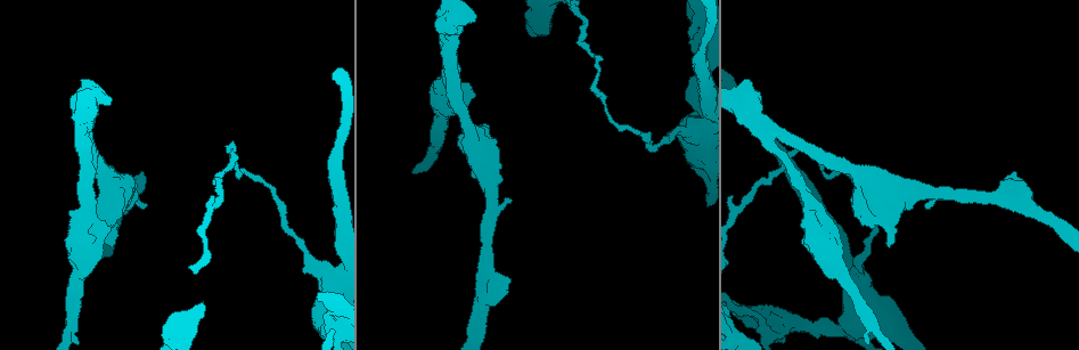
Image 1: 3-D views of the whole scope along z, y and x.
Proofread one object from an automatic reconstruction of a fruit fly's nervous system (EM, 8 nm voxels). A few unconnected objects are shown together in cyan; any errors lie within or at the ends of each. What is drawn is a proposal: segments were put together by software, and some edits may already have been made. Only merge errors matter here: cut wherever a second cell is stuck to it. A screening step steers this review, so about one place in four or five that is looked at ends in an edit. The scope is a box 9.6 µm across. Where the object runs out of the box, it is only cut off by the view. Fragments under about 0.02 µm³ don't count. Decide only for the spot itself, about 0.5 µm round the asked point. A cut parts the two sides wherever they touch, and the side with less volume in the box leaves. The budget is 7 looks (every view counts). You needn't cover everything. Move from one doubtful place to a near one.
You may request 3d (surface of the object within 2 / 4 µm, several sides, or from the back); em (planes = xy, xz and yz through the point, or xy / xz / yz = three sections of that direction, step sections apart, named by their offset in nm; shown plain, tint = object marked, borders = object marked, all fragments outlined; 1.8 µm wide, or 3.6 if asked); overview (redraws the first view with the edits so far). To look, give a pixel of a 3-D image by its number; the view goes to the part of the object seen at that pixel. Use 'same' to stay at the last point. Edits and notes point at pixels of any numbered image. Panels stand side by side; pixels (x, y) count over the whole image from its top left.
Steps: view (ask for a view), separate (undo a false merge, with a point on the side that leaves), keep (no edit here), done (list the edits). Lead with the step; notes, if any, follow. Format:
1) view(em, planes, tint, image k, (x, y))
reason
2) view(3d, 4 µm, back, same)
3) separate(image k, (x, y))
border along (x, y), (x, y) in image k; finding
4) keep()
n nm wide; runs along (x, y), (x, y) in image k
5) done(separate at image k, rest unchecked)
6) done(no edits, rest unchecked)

view(3d, 4 µm, back, image 1, (892, 202))
abrupt turn

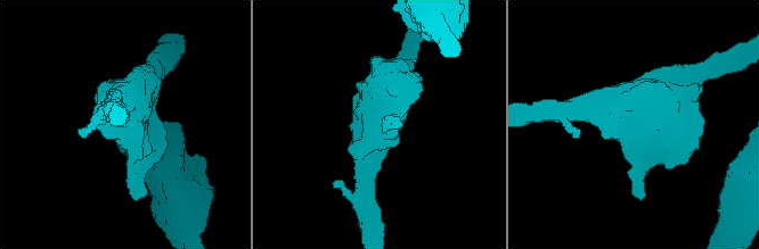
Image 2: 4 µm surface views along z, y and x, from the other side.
view(em, xz, step 8, tint, image 2, (637, 123))
need the tissue

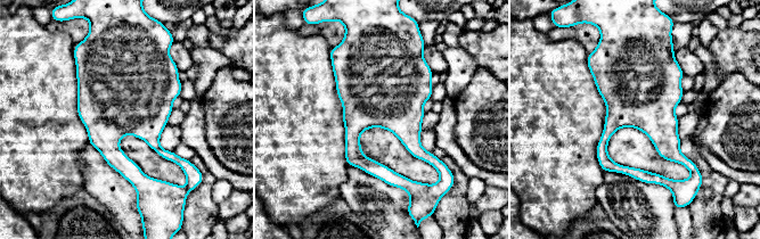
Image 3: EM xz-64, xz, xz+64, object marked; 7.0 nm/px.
view(em, planes, tint, same)
cut it another way

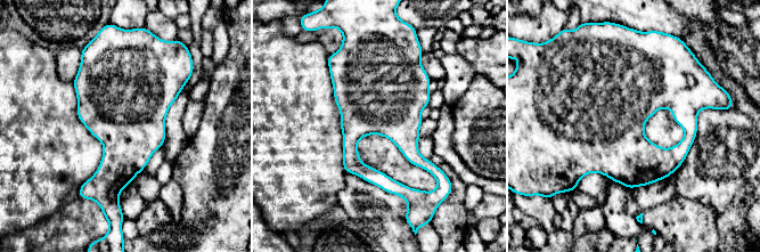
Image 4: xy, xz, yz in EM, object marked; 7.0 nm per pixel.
keep()
continuous, no second cell

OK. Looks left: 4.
view(em, xz, step 4, tint, image 1, (230, 145))
abrupt turn

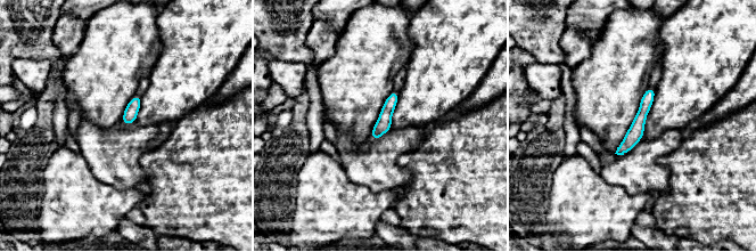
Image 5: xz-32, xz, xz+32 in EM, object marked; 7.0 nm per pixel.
view(em, planes, borders, same)
another direction

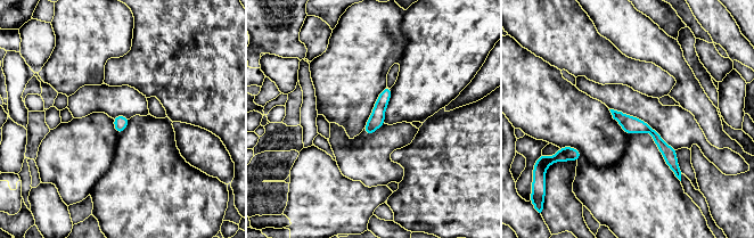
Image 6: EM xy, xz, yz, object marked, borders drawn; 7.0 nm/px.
keep()
runs along (615, 114), (647, 128), (675, 169) in image 6; all the same cell

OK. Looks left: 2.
done(no edits, rest unchecked)

